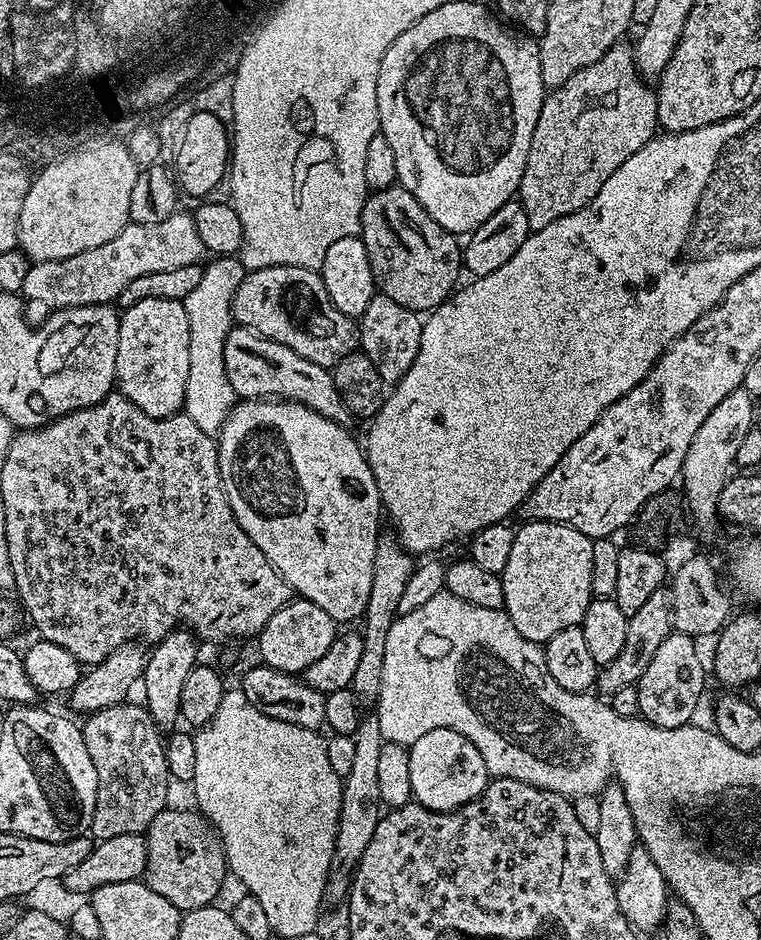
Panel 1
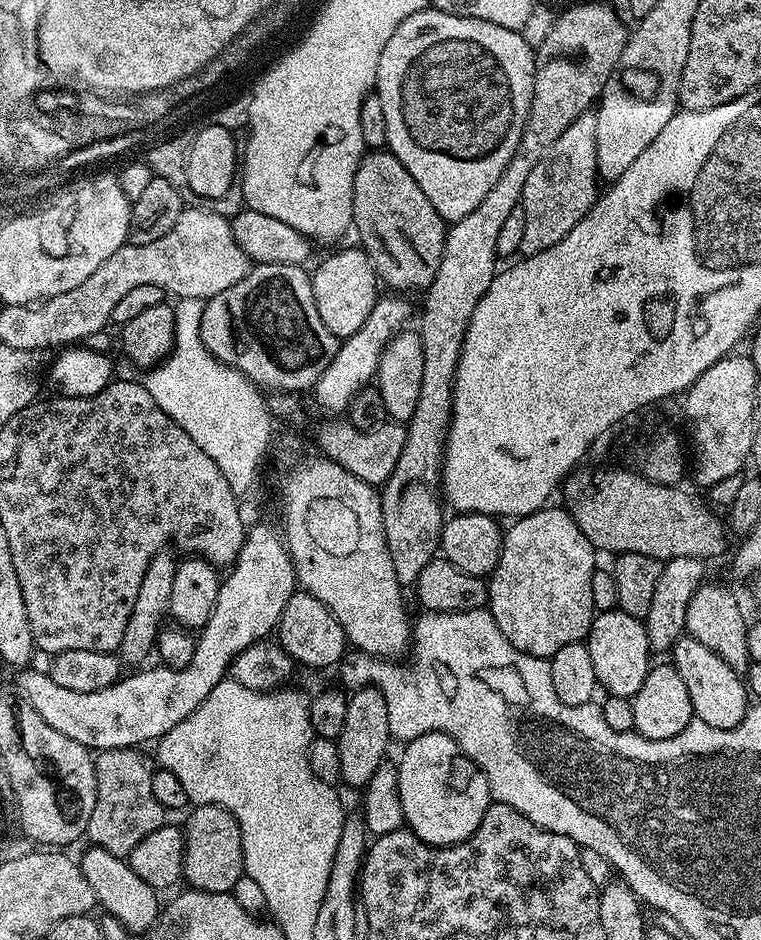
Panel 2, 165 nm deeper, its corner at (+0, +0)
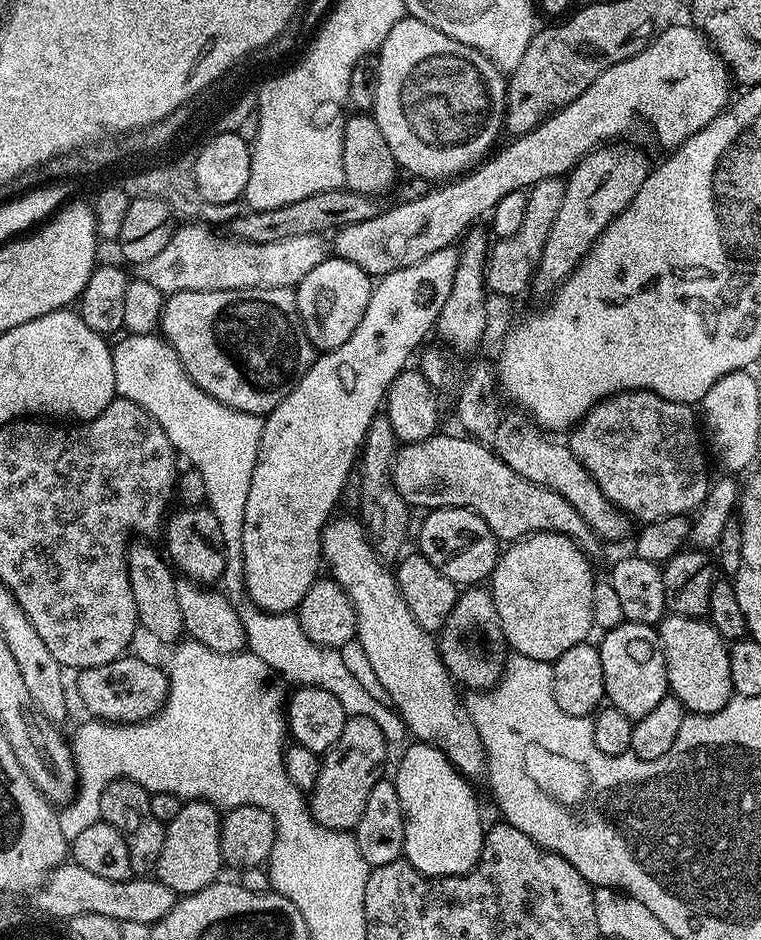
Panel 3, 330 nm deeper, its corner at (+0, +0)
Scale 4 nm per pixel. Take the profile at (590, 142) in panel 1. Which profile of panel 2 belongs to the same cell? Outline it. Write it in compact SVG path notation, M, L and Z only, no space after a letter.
M589 110L574 118L574 122L570 122L570 126L562 130L558 142L554 142L554 146L546 150L546 158L542 158L542 162L538 162L538 166L534 166L534 171L526 178L526 186L522 189L520 199L520 209L524 211L526 226L522 229L522 246L519 255L526 257L542 254L542 250L550 250L554 242L562 242L562 238L566 238L566 234L570 234L570 230L574 230L574 226L578 226L578 222L582 222L584 215L596 205L598 195L596 184L598 185L596 114L595 111Z

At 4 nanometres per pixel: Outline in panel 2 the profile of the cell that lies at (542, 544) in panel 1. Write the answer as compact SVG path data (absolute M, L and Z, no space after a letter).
M545 506L529 516L513 519L504 532L502 554L498 566L493 570L488 585L487 609L492 613L498 630L510 638L518 650L531 656L550 658L562 650L562 646L578 644L588 639L592 617L596 612L594 598L590 594L590 578L598 571L596 564L597 549L578 530L572 515L563 507Z

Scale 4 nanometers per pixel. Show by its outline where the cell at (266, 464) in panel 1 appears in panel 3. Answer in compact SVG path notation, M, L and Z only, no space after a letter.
M355 515L339 516L329 519L324 525L324 530L320 534L320 551L327 571L328 568L332 571L329 572L331 579L336 580L338 586L342 586L342 590L354 606L356 639L360 641L362 650L366 650L366 659L374 670L374 678L382 682L391 707L404 719L404 725L419 743L442 750L442 754L446 754L446 758L463 776L483 777L486 772L484 747L478 738L478 732L474 730L467 707L462 703L462 696L456 693L458 685L442 662L437 637L422 630L422 626L414 622L414 614L410 614L410 606L406 606L398 590L395 575L390 571L389 565L376 555L361 521Z

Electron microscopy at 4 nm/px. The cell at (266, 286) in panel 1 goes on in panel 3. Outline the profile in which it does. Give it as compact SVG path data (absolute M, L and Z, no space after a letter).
M291 288L173 292L164 301L158 332L172 345L189 378L206 394L234 410L255 416L265 417L272 412L294 390L318 355L302 326L296 293Z

